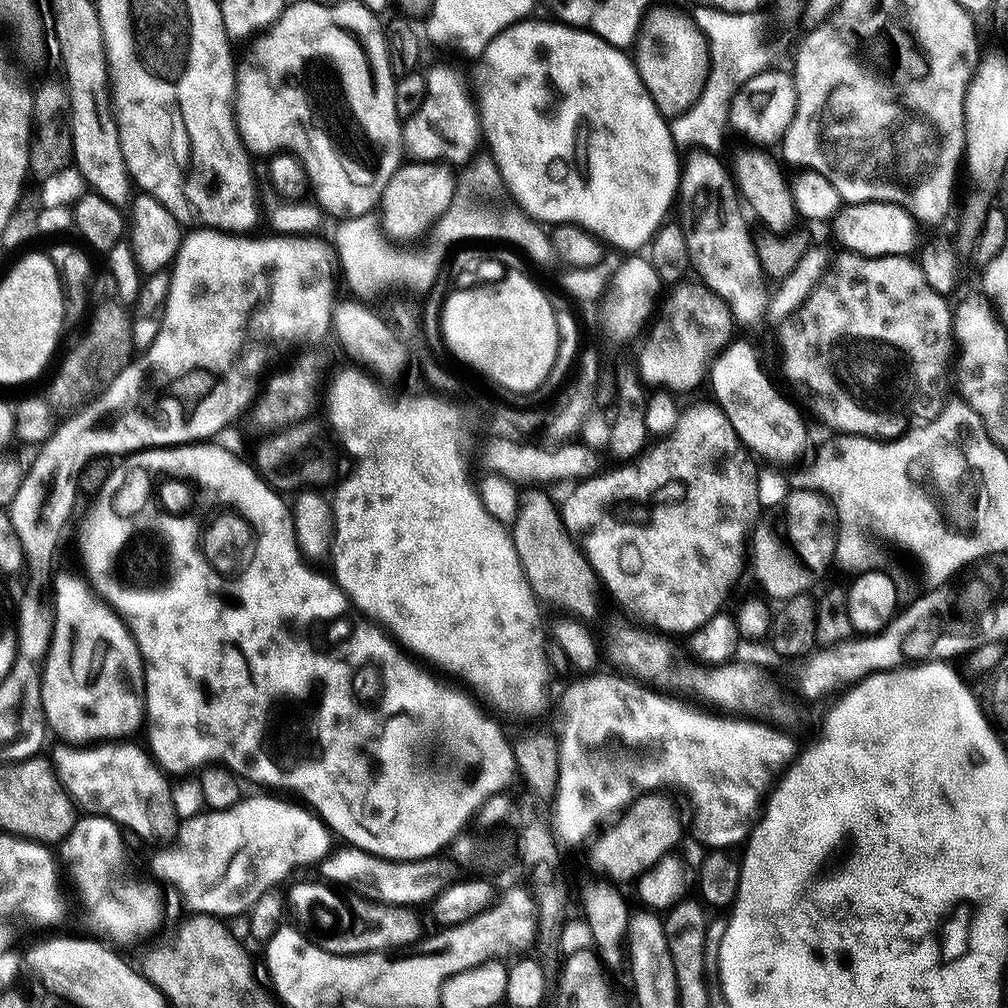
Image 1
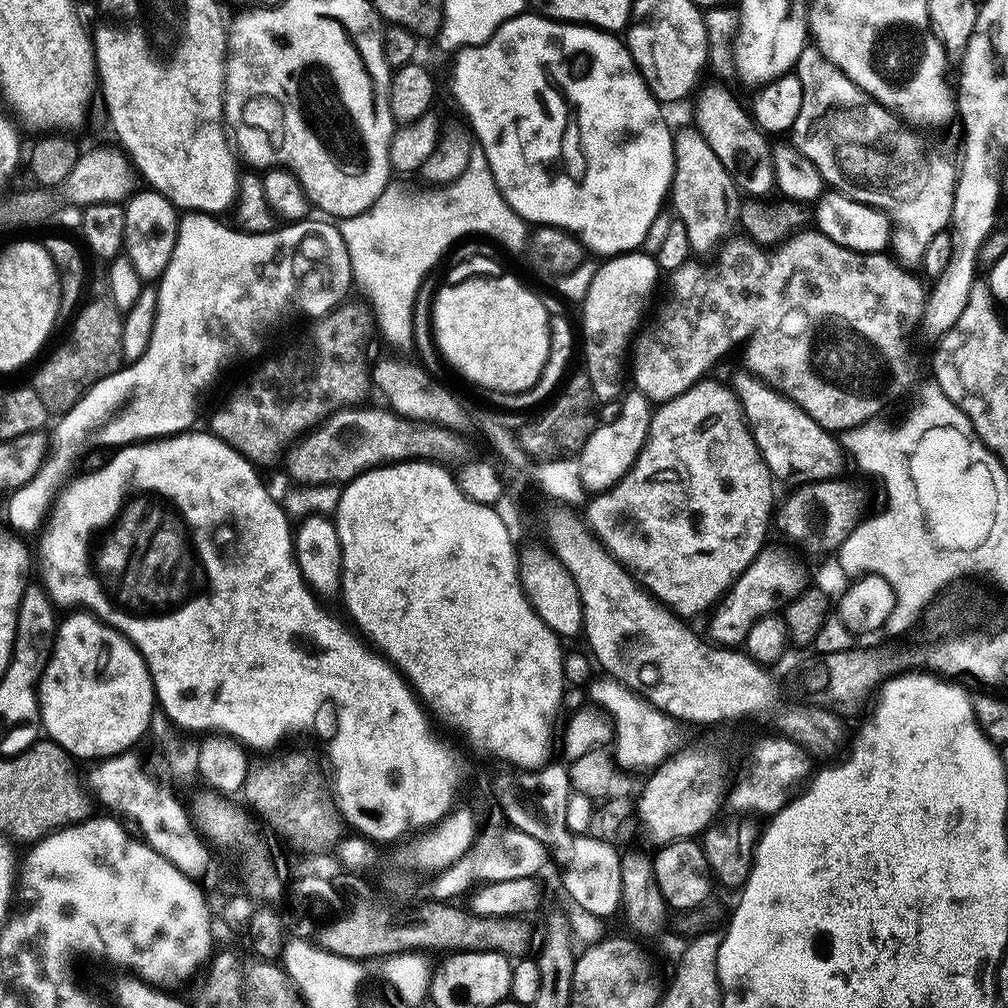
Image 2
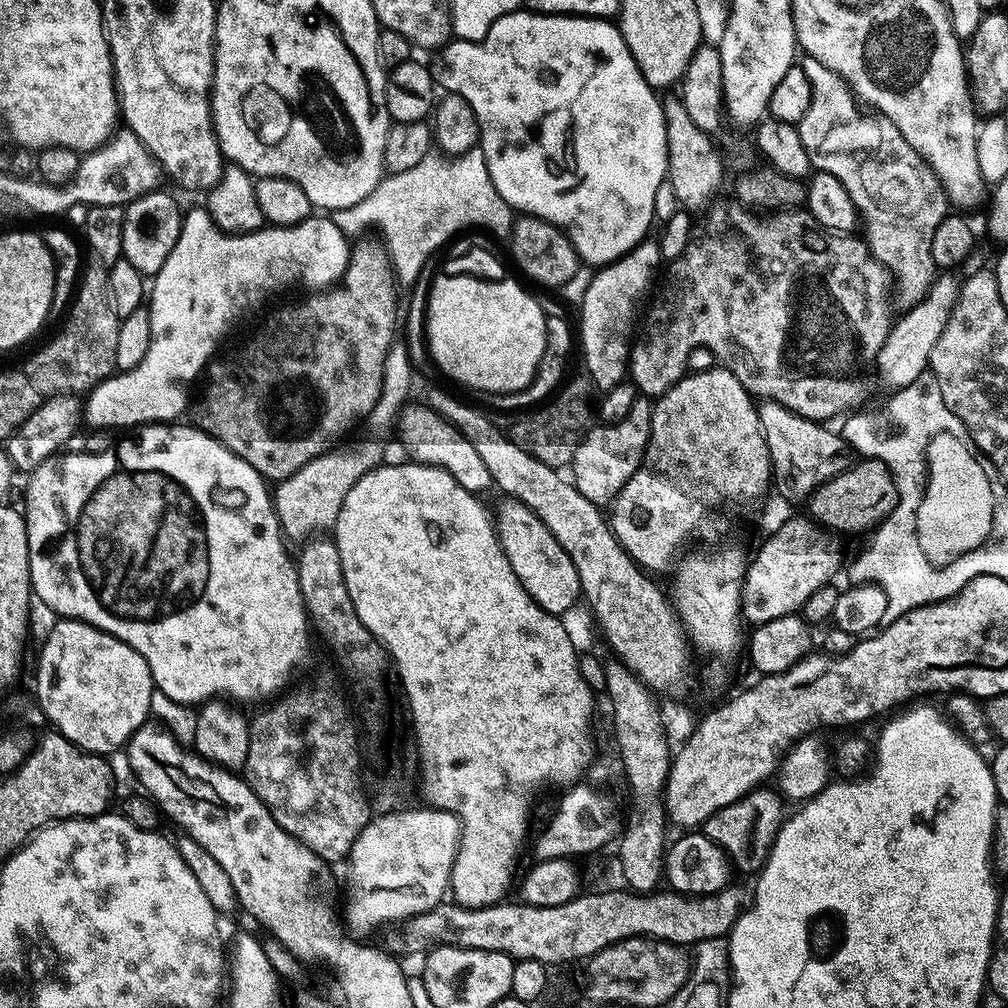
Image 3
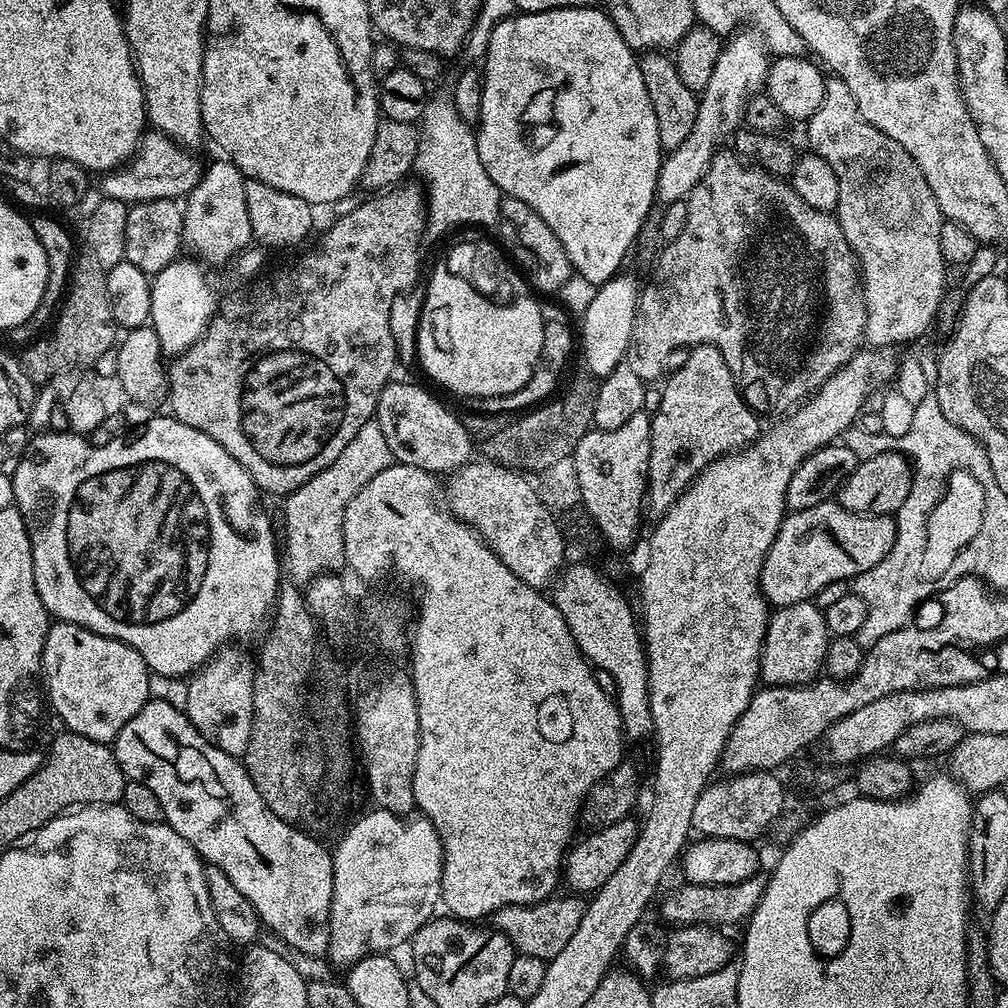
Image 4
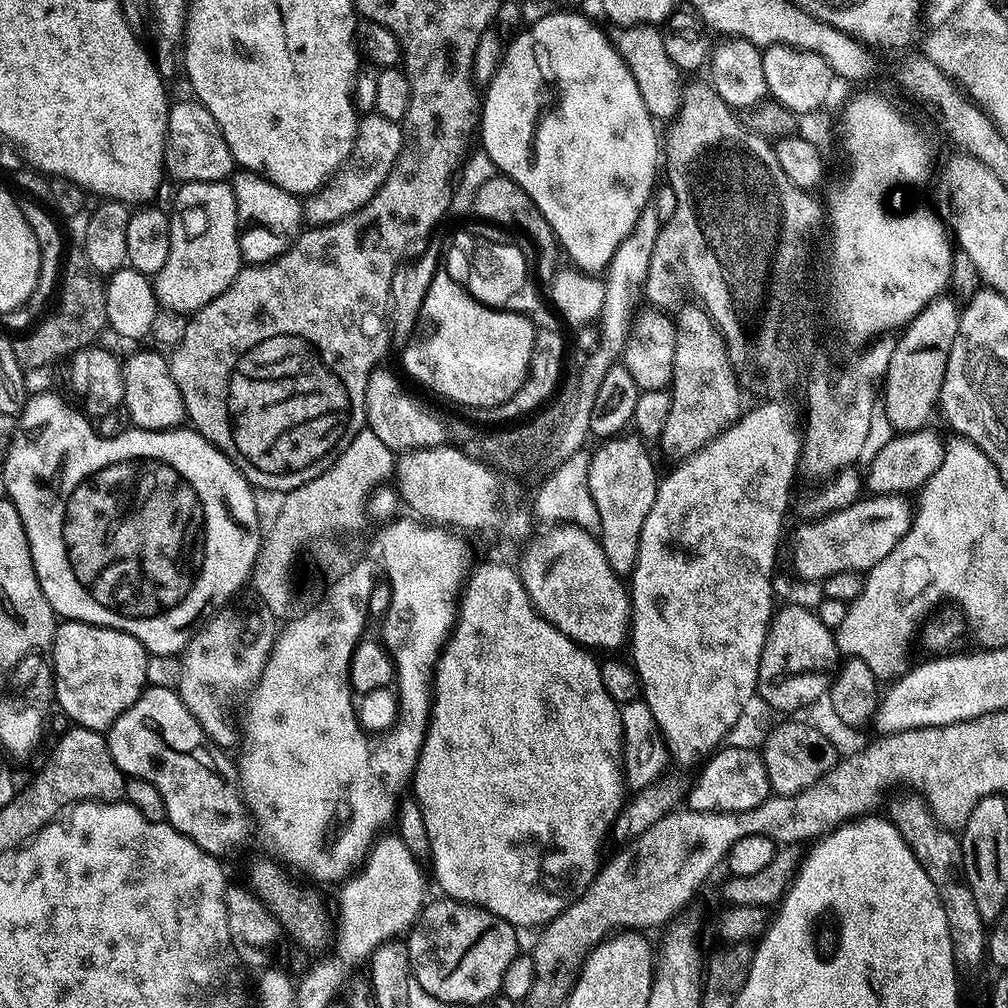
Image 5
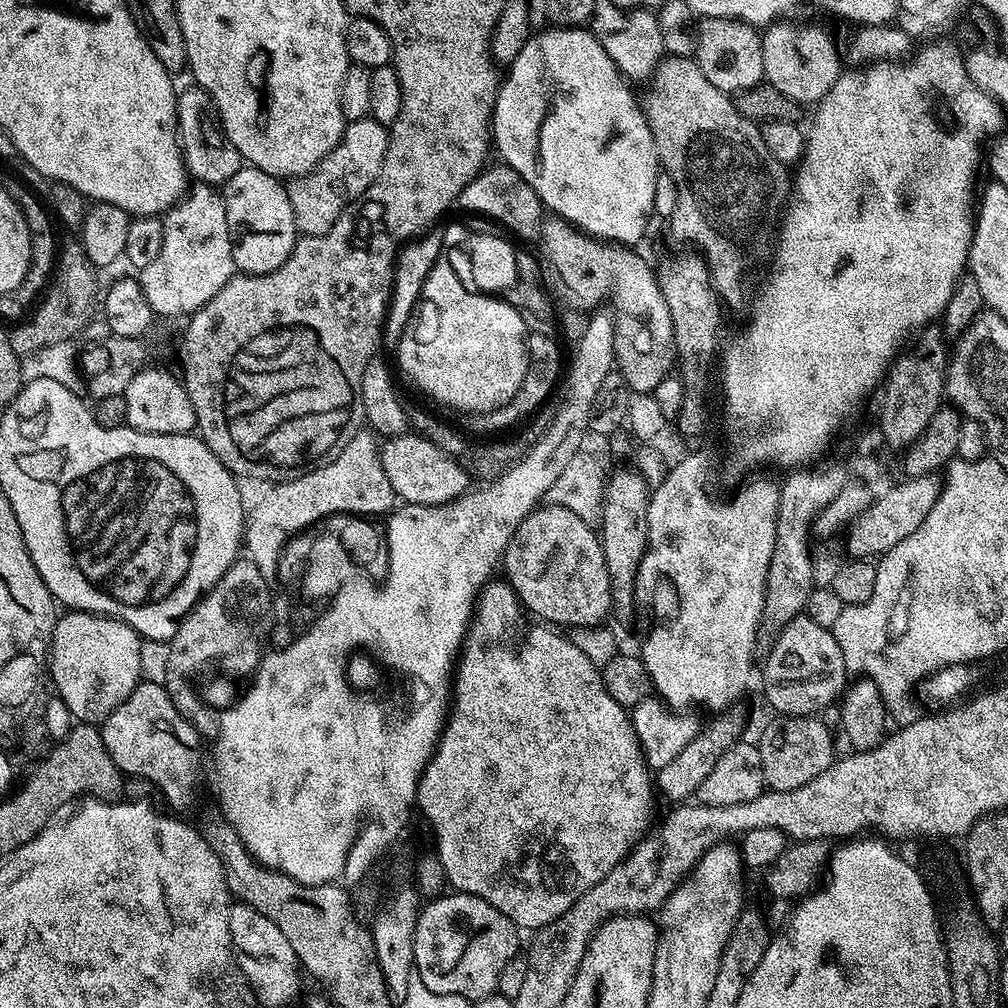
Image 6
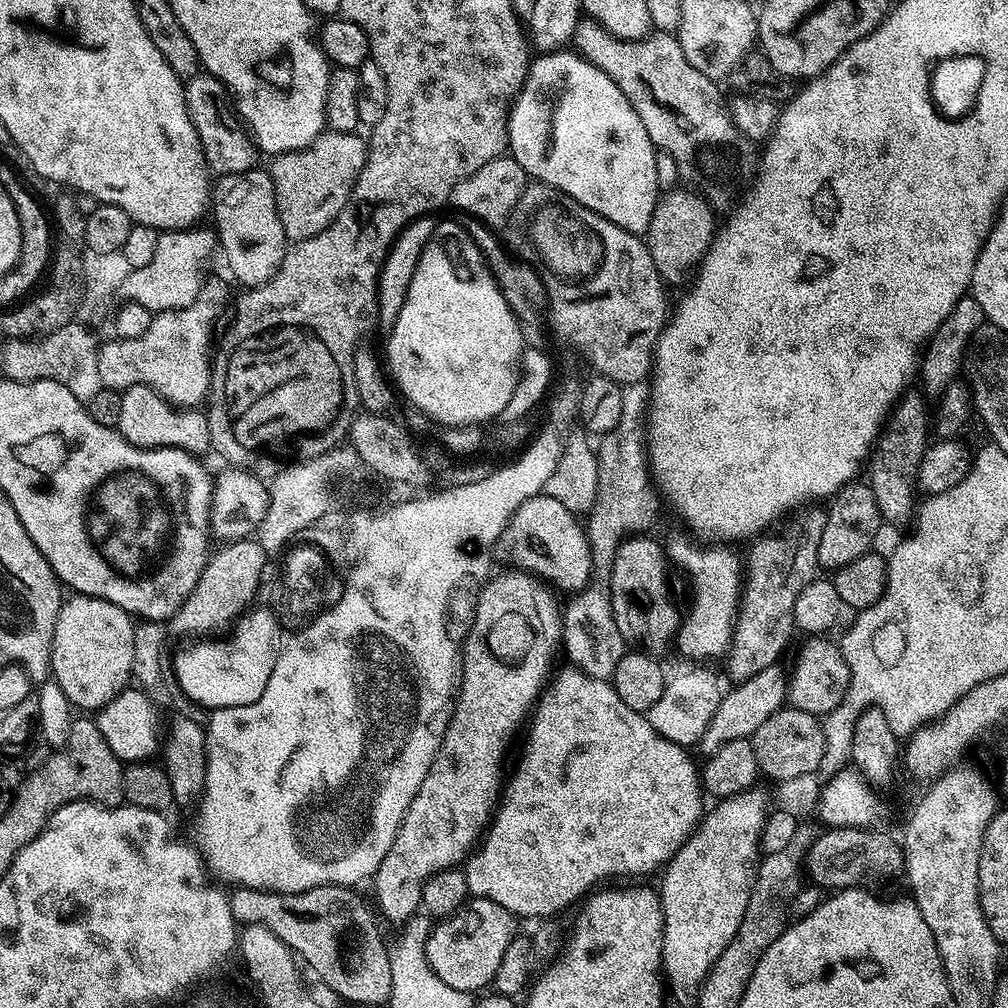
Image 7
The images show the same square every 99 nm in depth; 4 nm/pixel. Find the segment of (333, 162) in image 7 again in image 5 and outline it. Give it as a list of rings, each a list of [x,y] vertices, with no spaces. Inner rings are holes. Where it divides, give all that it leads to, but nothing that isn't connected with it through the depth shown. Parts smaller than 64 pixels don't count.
[[[379,114],[361,115],[356,141],[348,160],[323,188],[319,188],[303,201],[305,221],[312,226],[333,224],[366,206],[366,202],[374,198],[382,182],[386,182],[390,170],[394,170],[403,148],[404,130],[397,121]]]

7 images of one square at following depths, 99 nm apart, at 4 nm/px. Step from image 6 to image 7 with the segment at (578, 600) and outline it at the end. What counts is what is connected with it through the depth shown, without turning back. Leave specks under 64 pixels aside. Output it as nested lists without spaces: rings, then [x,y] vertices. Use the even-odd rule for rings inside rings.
[[[545,492],[527,499],[513,514],[512,521],[499,536],[494,554],[499,561],[501,559],[508,563],[508,566],[569,594],[582,592],[594,574],[592,551],[583,523],[560,500]]]

